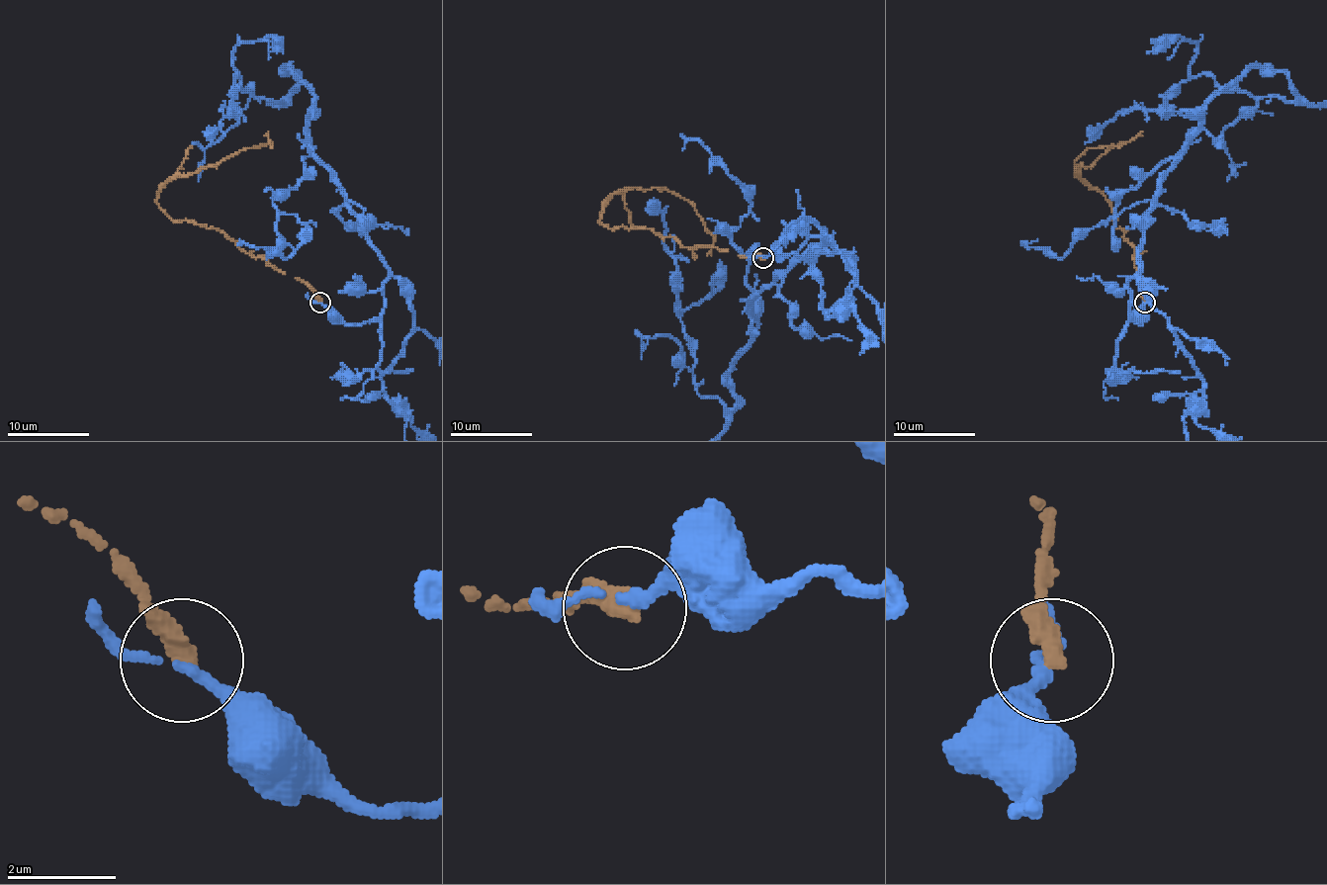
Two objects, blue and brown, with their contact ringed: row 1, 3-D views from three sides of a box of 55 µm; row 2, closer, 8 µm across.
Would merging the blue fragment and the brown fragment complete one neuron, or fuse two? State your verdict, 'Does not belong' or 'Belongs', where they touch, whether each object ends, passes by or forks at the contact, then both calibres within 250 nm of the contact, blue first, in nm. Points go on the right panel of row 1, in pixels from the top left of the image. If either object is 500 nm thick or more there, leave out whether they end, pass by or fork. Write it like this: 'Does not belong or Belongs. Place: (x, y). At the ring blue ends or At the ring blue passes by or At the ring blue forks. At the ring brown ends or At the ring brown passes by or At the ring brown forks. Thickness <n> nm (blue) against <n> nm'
Does not belong. Place: (1145, 303). At the ring blue passes by. At the ring brown ends. Thickness 180 nm (blue) against 400 nm

